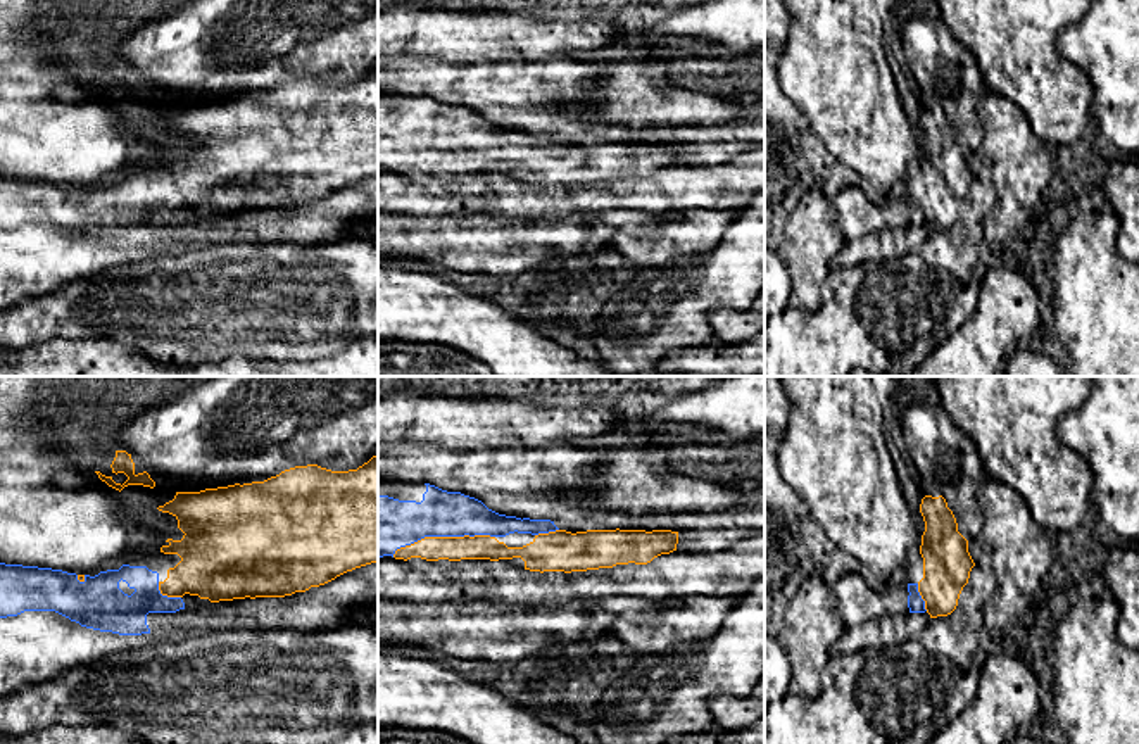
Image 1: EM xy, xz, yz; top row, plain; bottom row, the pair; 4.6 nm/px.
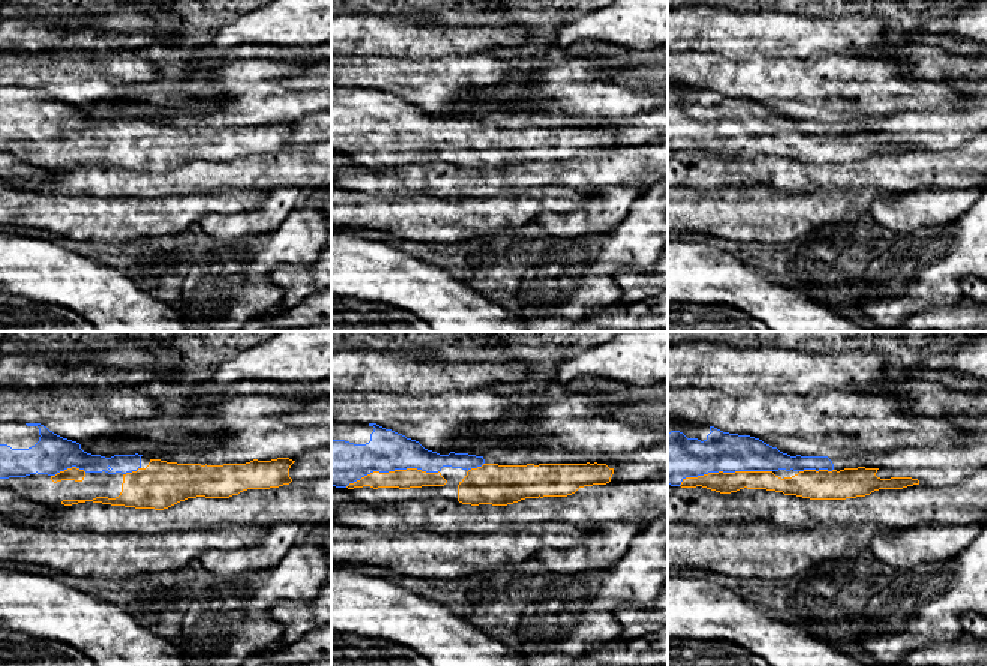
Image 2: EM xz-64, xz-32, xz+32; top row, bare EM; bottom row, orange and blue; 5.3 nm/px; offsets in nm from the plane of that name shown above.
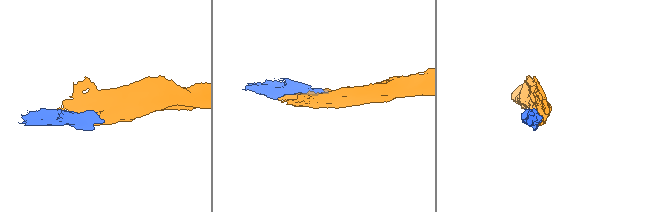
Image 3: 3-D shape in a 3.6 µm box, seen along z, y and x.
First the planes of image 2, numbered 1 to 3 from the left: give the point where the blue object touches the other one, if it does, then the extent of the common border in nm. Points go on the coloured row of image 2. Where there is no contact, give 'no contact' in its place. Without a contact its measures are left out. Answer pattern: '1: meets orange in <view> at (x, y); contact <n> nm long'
1: meets orange in xz-64 at (68, 469); contact 190 nm long
2: meets orange in xz-32 at (392, 472); contact 500 nm long
3: meets orange in xz+32 at (725, 473); contact 500 nm long

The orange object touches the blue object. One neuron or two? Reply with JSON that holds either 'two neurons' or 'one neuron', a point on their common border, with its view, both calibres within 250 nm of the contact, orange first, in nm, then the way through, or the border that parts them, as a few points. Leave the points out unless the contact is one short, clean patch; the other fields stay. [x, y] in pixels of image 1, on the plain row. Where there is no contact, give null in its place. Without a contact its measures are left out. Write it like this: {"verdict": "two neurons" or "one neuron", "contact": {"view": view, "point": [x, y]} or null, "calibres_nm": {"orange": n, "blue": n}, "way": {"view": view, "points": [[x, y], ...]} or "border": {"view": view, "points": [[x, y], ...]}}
{"verdict": "one neuron", "contact": {"view": "xz", "point": [442, 151]}, "calibres_nm": {"orange": 110, "blue": 240}}

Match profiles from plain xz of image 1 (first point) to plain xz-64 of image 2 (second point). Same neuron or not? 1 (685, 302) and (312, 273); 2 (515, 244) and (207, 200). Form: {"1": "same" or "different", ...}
{"1": "different", "2": "same"}

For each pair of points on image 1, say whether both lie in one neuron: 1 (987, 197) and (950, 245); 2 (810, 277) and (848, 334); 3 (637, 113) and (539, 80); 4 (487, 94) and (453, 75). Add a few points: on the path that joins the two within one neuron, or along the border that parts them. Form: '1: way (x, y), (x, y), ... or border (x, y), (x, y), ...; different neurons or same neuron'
1: way (975, 209), (970, 216), (970, 225), (962, 233); same neuron
2: border (827, 299), (817, 309), (798, 309), (789, 304); different neurons
3: way (613, 90), (594, 90), (585, 81), (563, 81); same neuron
4: way (478, 87), (461, 78); same neuron

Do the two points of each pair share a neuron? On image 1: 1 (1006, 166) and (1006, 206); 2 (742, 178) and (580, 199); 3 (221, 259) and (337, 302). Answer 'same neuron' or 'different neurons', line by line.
1: same neuron
2: same neuron
3: same neuron

